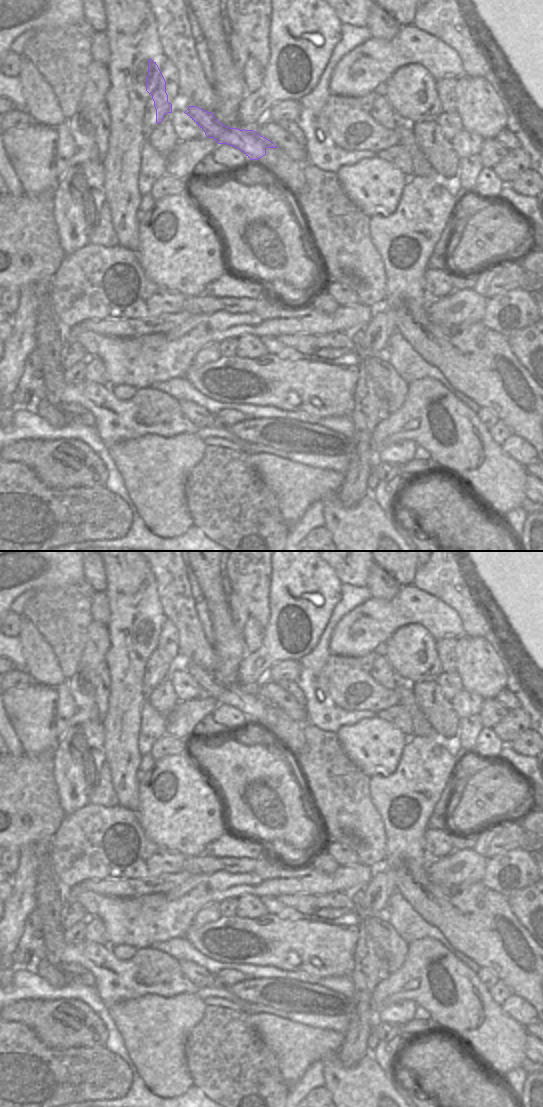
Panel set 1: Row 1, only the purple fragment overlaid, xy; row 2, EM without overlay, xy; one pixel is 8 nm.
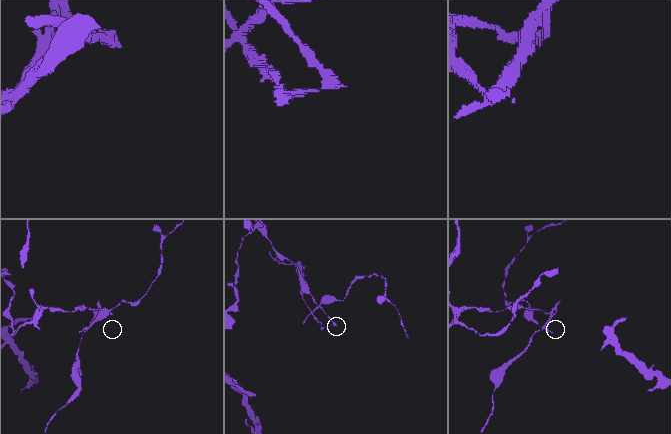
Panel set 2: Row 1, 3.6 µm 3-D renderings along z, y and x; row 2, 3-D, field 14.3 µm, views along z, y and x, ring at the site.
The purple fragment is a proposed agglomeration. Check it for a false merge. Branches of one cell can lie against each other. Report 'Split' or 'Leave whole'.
Split.

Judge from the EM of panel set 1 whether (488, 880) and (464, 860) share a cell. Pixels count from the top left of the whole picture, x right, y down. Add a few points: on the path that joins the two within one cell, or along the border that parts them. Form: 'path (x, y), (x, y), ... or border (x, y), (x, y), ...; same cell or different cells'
border (486, 858), (484, 874), (479, 881); different cells

